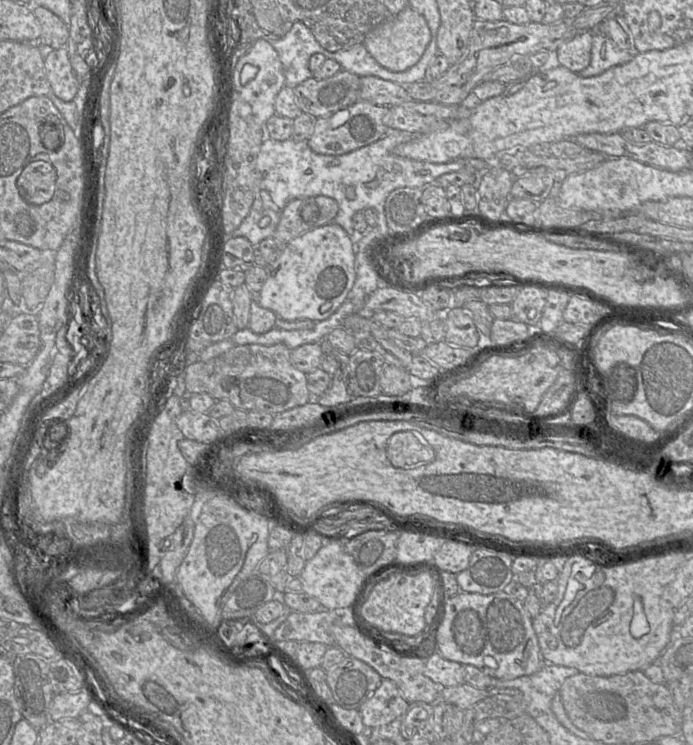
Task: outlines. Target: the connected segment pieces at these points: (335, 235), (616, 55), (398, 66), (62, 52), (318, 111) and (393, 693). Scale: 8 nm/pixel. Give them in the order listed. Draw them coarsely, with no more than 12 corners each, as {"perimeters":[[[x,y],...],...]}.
{"perimeters":[[[328,223],[267,264],[259,305],[330,317],[356,278],[354,244]],[[595,31],[590,65],[579,75],[600,75],[631,61],[633,51],[620,50]],[[408,5],[370,30],[362,44],[382,67],[403,72],[430,40]],[[66,47],[46,51],[52,92],[72,101],[80,88]],[[341,69],[294,88],[302,112],[332,117],[359,100],[360,77]],[[382,679],[358,710],[365,728],[403,715],[408,705],[397,685]]]}

